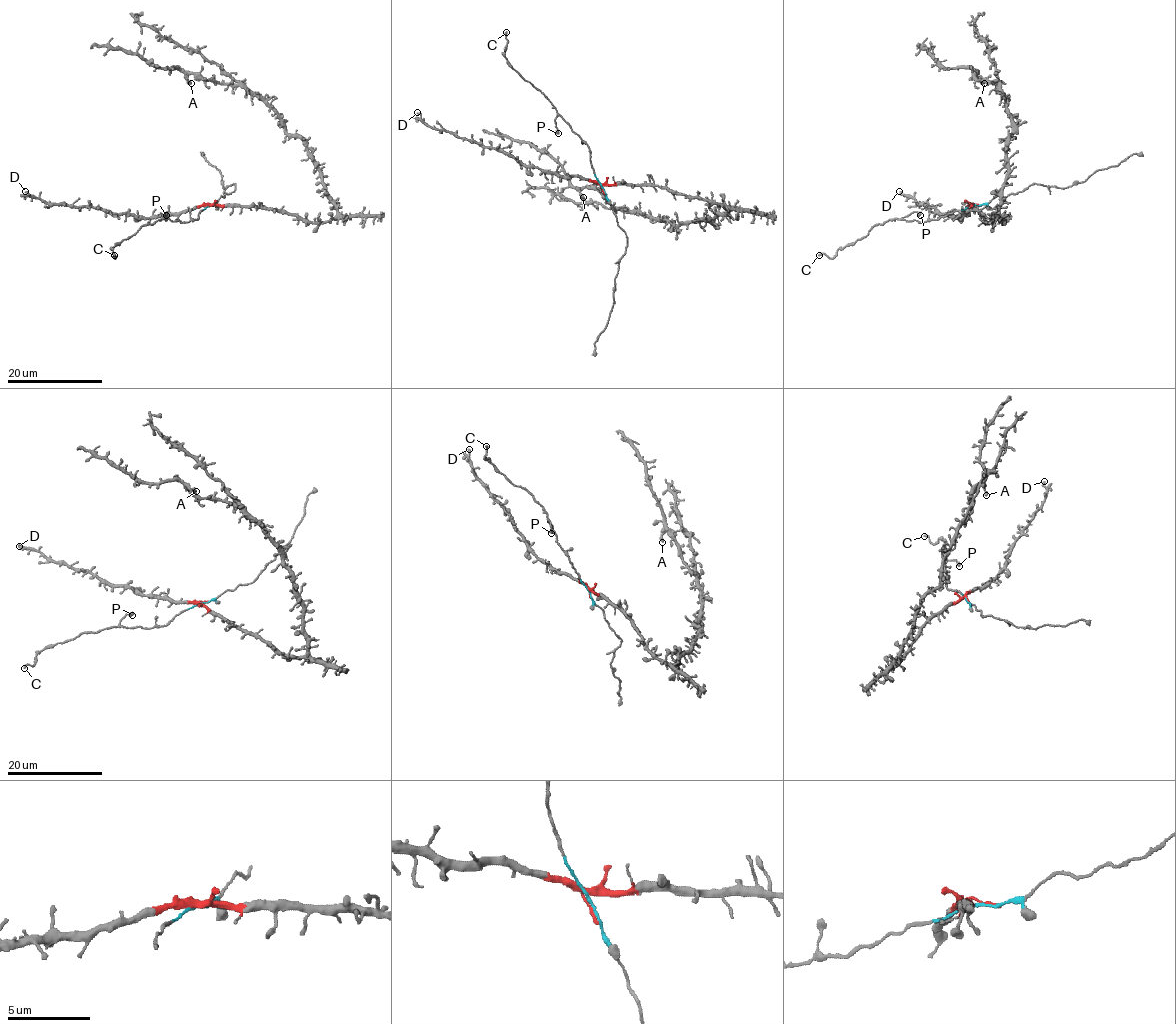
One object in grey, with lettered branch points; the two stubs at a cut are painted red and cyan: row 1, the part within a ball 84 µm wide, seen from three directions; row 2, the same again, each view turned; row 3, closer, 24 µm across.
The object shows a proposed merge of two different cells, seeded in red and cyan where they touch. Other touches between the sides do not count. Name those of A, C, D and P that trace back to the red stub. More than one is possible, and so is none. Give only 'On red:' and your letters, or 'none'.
On red: A, D

